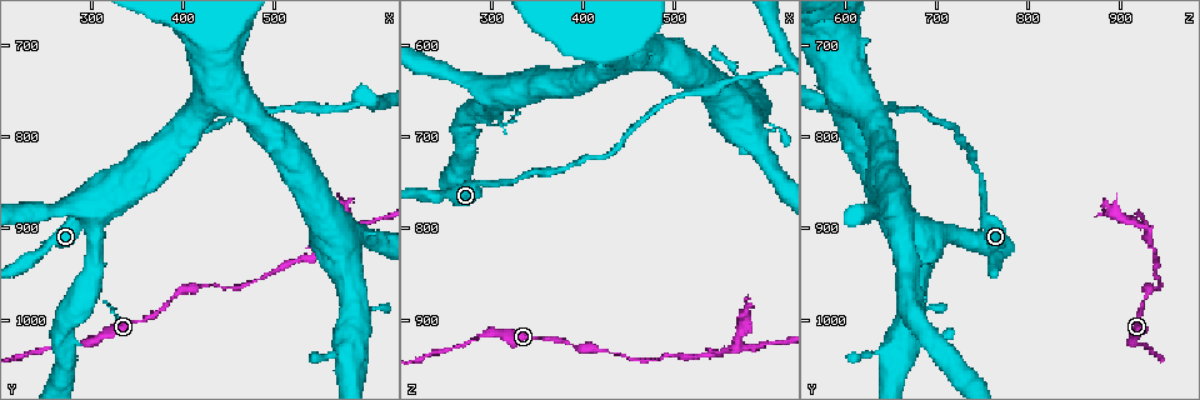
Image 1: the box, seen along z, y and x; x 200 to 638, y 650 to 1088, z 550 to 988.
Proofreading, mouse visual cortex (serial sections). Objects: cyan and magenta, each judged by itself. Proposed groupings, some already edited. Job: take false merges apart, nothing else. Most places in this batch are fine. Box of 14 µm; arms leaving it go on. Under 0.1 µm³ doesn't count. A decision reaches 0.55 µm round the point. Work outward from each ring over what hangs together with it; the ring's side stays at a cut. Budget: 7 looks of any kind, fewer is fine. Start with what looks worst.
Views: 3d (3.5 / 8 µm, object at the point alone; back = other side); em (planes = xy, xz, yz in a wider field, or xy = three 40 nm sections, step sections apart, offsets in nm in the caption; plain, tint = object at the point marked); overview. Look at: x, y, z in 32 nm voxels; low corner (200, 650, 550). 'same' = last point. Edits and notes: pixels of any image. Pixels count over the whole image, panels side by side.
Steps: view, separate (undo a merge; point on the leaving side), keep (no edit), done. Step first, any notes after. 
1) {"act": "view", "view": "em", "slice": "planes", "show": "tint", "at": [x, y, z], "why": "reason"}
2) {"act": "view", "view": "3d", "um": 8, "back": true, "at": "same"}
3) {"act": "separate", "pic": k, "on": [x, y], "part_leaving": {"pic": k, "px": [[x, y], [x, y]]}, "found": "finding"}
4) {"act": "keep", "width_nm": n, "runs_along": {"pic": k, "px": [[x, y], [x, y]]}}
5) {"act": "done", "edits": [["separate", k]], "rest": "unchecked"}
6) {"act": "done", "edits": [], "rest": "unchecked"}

{"act": "view", "view": "em", "slice": "xy", "step": 1, "show": "tint", "at": [295, 1025, 915], "why": "sudden change in width"}

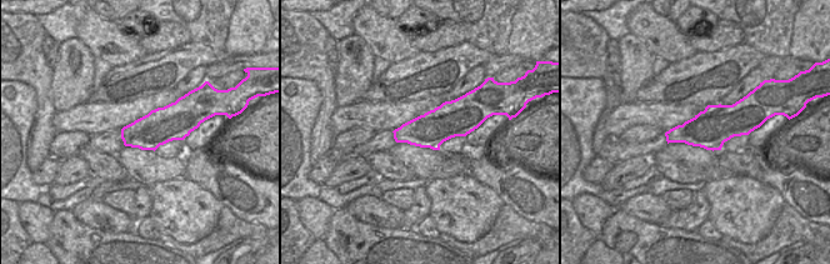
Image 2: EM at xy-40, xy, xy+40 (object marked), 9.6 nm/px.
{"act": "view", "view": "3d", "um": 3.5, "at": "same", "why": "see where the arms go"}

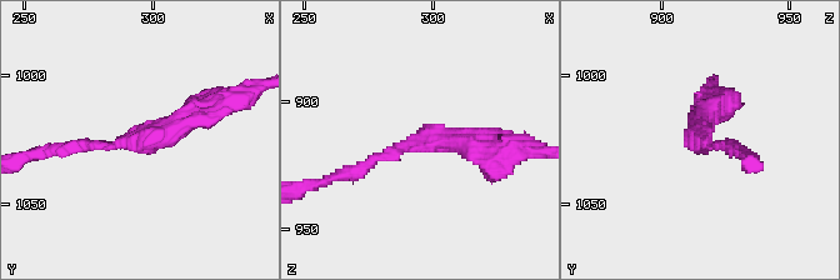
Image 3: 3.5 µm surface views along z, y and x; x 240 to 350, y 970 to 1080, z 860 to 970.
{"act": "keep", "width_nm": 340, "runs_along": {"pic": 3, "px": [[221, 103], [144, 141], [75, 145]]}, "found": "continuous, no second cell"}

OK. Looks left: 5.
{"act": "view", "view": "3d", "um": 3.5, "at": [430, 960, 935]}

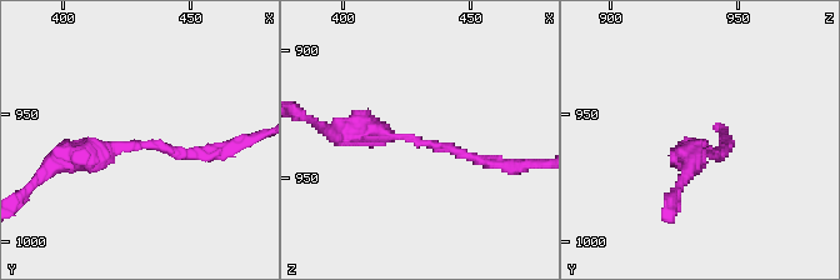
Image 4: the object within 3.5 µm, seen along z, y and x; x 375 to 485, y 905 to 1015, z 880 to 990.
{"act": "view", "view": "em", "slice": "xy", "step": 2, "show": "tint", "at": [433, 961, 936], "why": "need the tissue"}

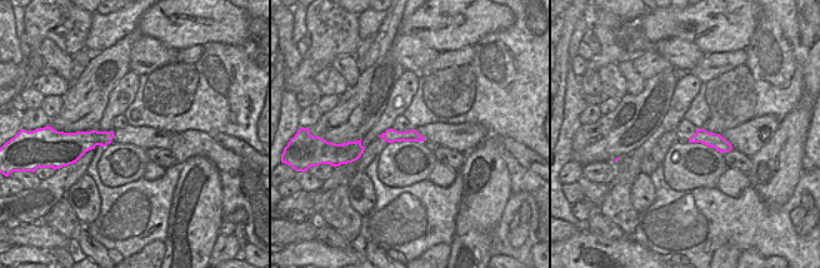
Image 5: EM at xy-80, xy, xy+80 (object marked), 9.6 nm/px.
{"act": "view", "view": "em", "slice": "planes", "show": "tint", "at": "same", "why": "another direction"}

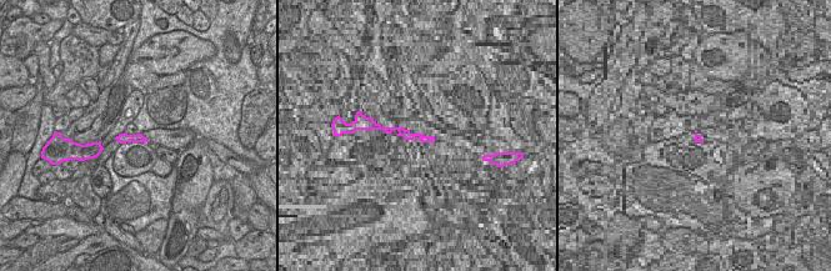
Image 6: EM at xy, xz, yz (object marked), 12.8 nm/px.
{"act": "keep", "runs_along": {"pic": 4, "px": [[348, 131], [401, 135], [505, 164]]}, "found": "all the same cell"}

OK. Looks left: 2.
{"act": "view", "view": "3d", "um": 8, "at": [285, 880, 750], "why": "sudden change in width"}

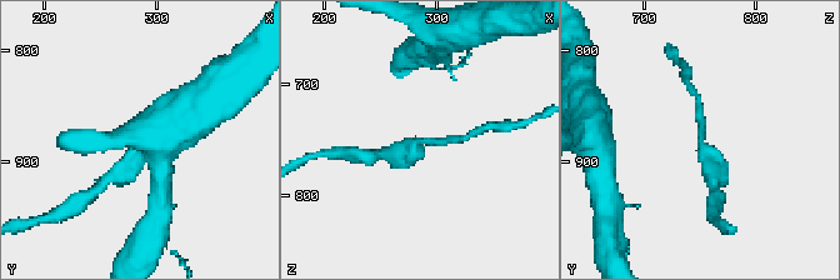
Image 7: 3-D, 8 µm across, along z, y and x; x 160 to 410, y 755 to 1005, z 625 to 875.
{"act": "view", "view": "em", "slice": "planes", "show": "tint", "at": [288, 884, 750], "arm_widths_nm": [250, 600], "why": "now the EM"}

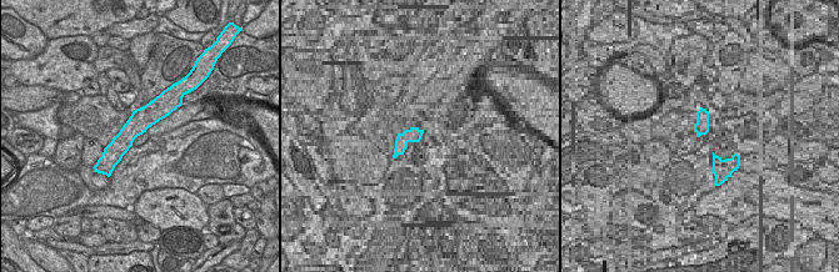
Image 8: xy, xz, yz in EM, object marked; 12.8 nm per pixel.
{"act": "keep", "runs_along": {"pic": 8, "px": [[164, 102], [124, 139], [113, 161]]}, "found": "continuous, no second cell"}

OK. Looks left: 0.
{"act": "done", "edits": [], "rest": "unchecked"}

